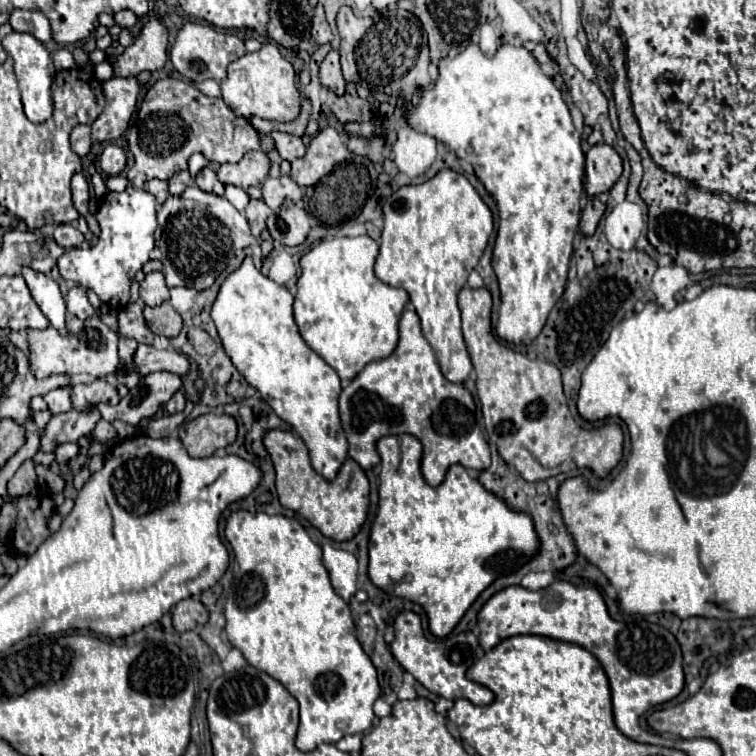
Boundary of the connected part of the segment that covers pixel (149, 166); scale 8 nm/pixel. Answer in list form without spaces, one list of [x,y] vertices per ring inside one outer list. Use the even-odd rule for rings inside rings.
[[[168,77],[168,79],[156,81],[148,89],[146,99],[142,101],[142,105],[136,113],[136,119],[128,129],[128,147],[134,155],[134,161],[128,169],[128,181],[140,189],[140,187],[144,187],[144,183],[148,179],[154,179],[154,177],[170,179],[172,175],[188,169],[188,157],[192,153],[202,153],[208,161],[216,161],[216,163],[238,163],[248,151],[260,149],[260,135],[246,119],[234,115],[234,111],[230,107],[226,107],[226,103],[220,97],[206,97],[192,85]]]

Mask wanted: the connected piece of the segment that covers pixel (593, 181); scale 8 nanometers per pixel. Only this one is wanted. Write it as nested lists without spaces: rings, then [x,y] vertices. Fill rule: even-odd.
[[[594,145],[586,153],[586,195],[588,199],[608,193],[622,175],[622,159],[610,145]]]

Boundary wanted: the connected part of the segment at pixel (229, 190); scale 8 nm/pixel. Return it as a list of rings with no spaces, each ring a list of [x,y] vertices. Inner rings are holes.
[[[228,185],[228,187],[226,187],[224,199],[228,199],[228,201],[238,209],[238,211],[244,211],[244,209],[246,209],[246,205],[248,205],[248,201],[250,201],[244,189],[240,189],[240,187],[232,187],[232,185]]]

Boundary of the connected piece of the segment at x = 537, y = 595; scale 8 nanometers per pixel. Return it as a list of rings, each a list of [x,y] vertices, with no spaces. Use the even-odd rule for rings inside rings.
[[[556,581],[540,591],[528,591],[520,585],[506,587],[482,607],[478,613],[478,625],[480,645],[484,651],[490,651],[500,641],[514,635],[540,635],[584,647],[602,663],[608,675],[618,729],[638,743],[676,747],[674,743],[662,739],[658,733],[646,731],[640,723],[644,713],[656,705],[672,701],[684,689],[680,645],[668,629],[648,621],[614,621],[598,589],[576,587],[568,581]]]

